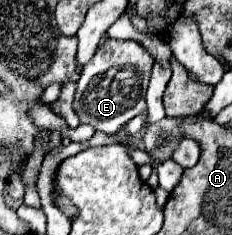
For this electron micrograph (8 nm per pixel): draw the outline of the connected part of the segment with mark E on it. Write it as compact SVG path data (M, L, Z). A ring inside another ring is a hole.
M106 40L96 50L96 56L84 66L74 94L74 112L80 124L90 124L94 130L116 134L128 120L146 110L144 94L150 80L154 58L144 46L134 40Z

